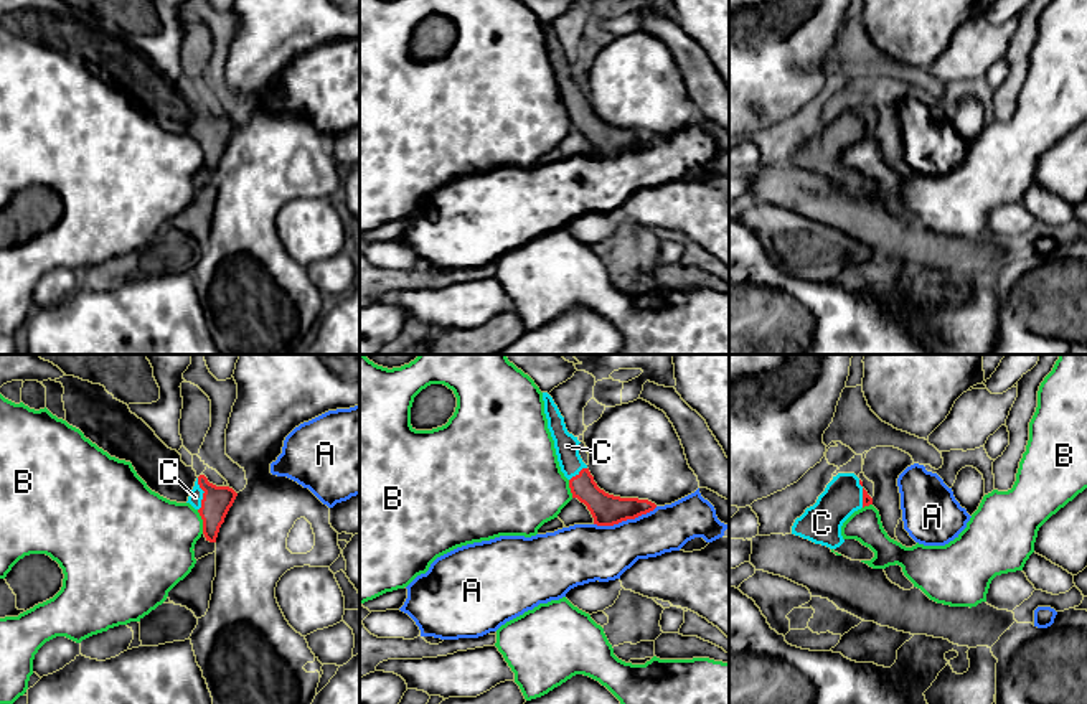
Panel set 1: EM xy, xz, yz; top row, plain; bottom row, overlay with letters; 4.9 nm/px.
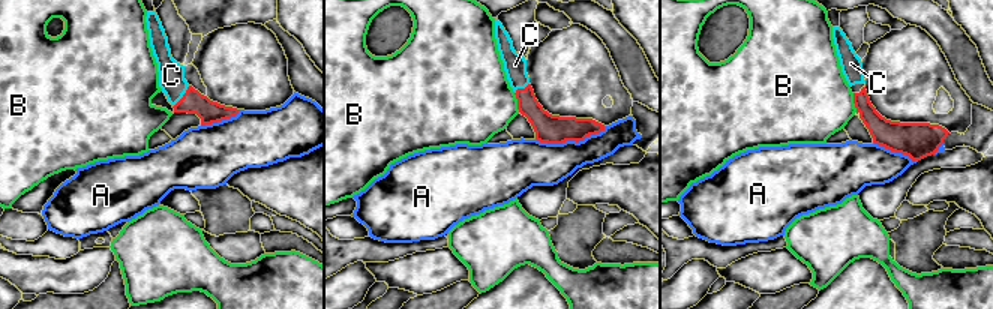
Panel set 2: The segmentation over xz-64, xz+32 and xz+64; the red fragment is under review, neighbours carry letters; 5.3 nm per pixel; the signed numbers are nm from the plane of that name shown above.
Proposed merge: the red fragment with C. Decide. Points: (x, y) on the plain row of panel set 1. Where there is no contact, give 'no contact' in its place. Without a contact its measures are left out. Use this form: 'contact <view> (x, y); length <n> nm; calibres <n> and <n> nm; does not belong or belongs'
contact xy (203, 126); length 160 nm; calibres 140 and 70 nm; belongs

